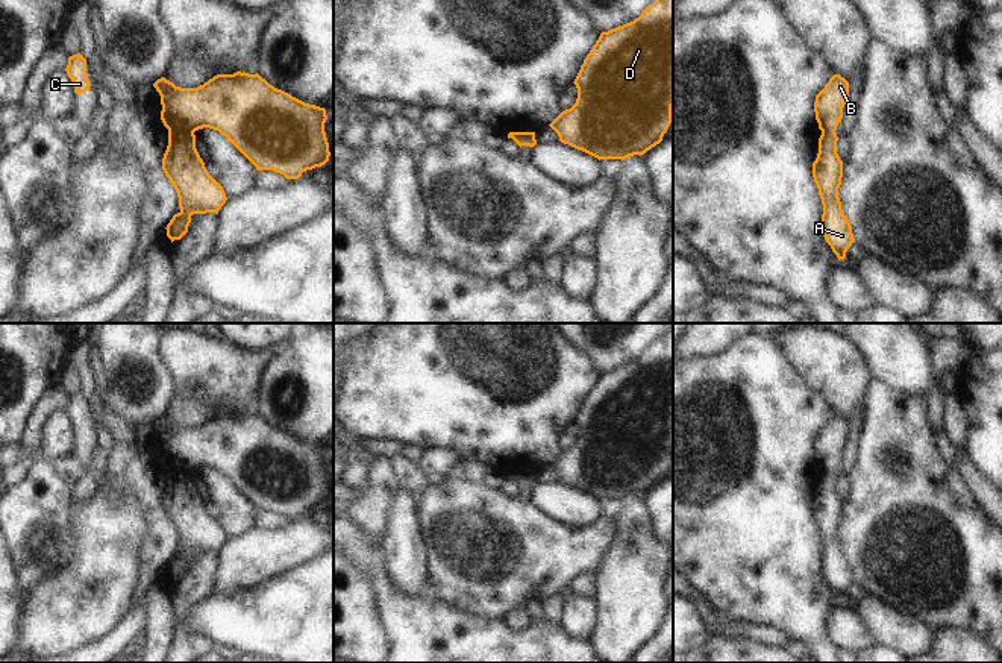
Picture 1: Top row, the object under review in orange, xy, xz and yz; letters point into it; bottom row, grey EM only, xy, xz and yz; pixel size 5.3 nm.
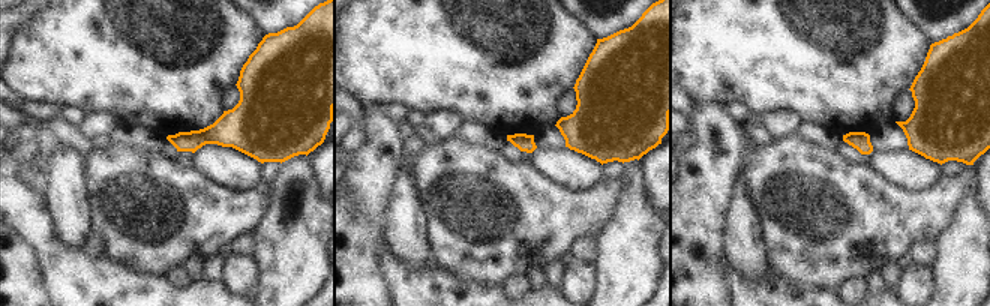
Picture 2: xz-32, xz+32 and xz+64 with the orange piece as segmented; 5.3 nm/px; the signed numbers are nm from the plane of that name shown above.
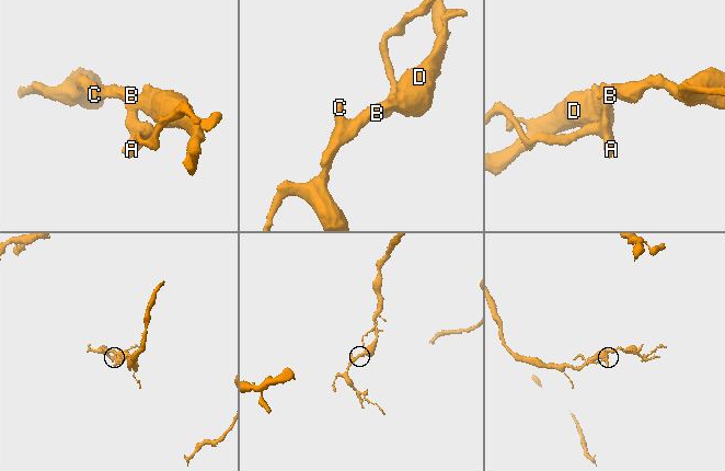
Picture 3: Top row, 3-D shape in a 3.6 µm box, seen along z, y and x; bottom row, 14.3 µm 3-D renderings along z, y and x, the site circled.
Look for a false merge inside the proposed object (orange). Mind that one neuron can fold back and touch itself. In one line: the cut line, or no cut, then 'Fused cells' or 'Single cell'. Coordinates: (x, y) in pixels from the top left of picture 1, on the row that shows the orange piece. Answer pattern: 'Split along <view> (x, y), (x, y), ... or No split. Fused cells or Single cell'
Split along xy (193, 132), (176, 131), (169, 134). Fused cells.

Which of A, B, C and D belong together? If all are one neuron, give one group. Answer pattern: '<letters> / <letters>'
A / B C D

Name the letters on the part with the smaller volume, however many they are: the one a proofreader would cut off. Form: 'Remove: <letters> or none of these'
Remove: A

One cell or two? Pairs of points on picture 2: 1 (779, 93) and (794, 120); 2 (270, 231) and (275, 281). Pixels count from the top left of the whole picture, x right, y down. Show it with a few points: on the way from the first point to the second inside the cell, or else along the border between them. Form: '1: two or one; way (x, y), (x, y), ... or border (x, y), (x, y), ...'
1: two; border (762, 116), (771, 111), (794, 111), (803, 120)
2: one; way (275, 243), (275, 269)

